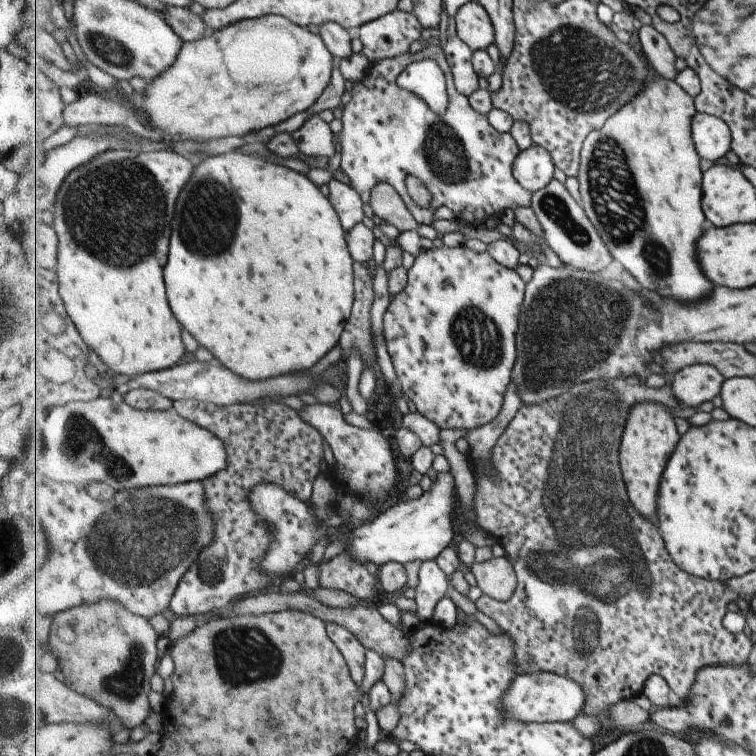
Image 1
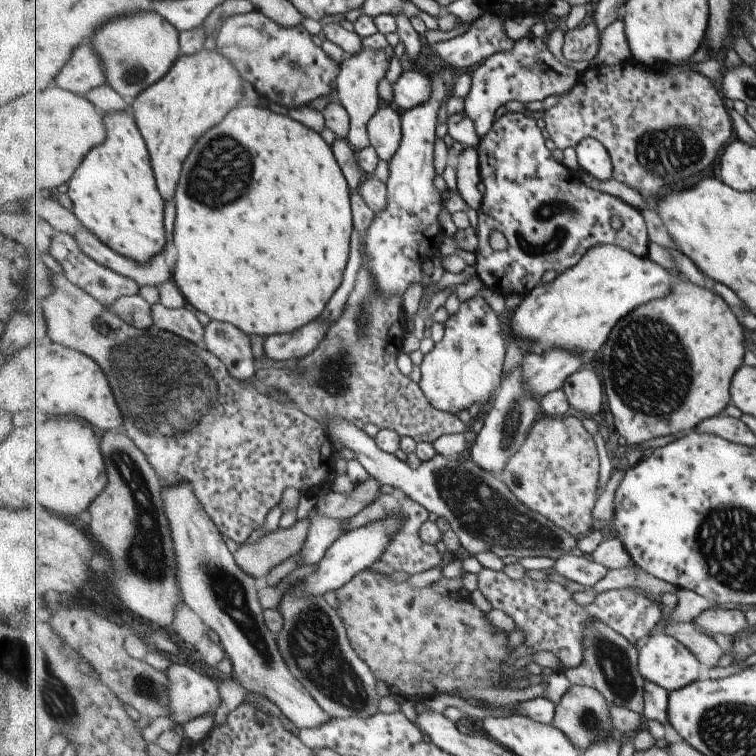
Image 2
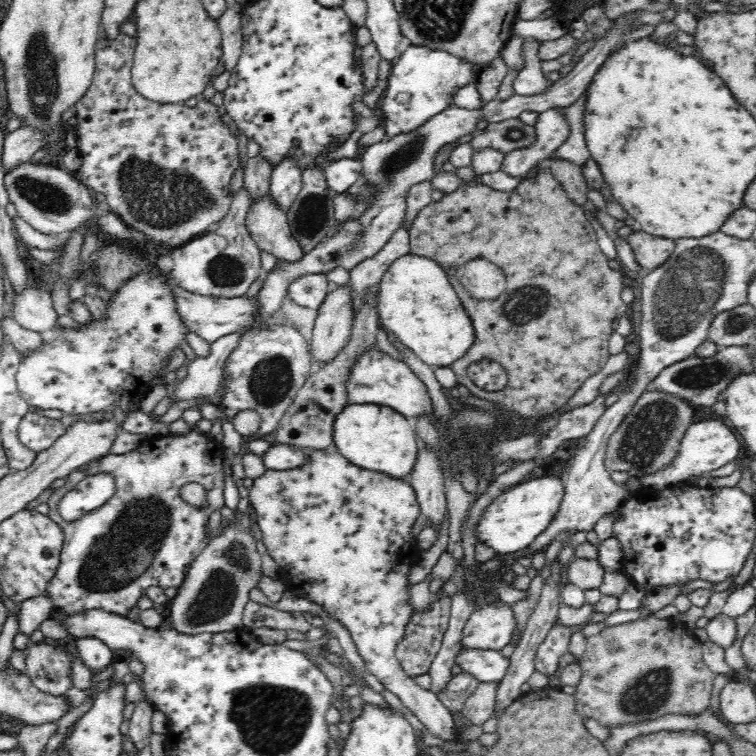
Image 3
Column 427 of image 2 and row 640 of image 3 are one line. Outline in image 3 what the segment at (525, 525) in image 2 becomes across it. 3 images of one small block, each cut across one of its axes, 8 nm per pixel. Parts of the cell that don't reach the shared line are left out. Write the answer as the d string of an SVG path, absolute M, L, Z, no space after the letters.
M481 605L474 608L464 625L461 643L470 649L502 649L514 630L515 617L508 606Z

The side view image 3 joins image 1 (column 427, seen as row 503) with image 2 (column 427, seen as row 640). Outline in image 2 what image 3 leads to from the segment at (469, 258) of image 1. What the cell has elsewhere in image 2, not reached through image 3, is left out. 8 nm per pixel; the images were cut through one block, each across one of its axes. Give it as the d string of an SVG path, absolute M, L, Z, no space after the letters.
M473 297L460 306L455 316L448 318L445 328L443 340L424 355L418 383L431 404L442 411L457 414L475 402L483 410L502 385L507 342L501 320L483 298Z

